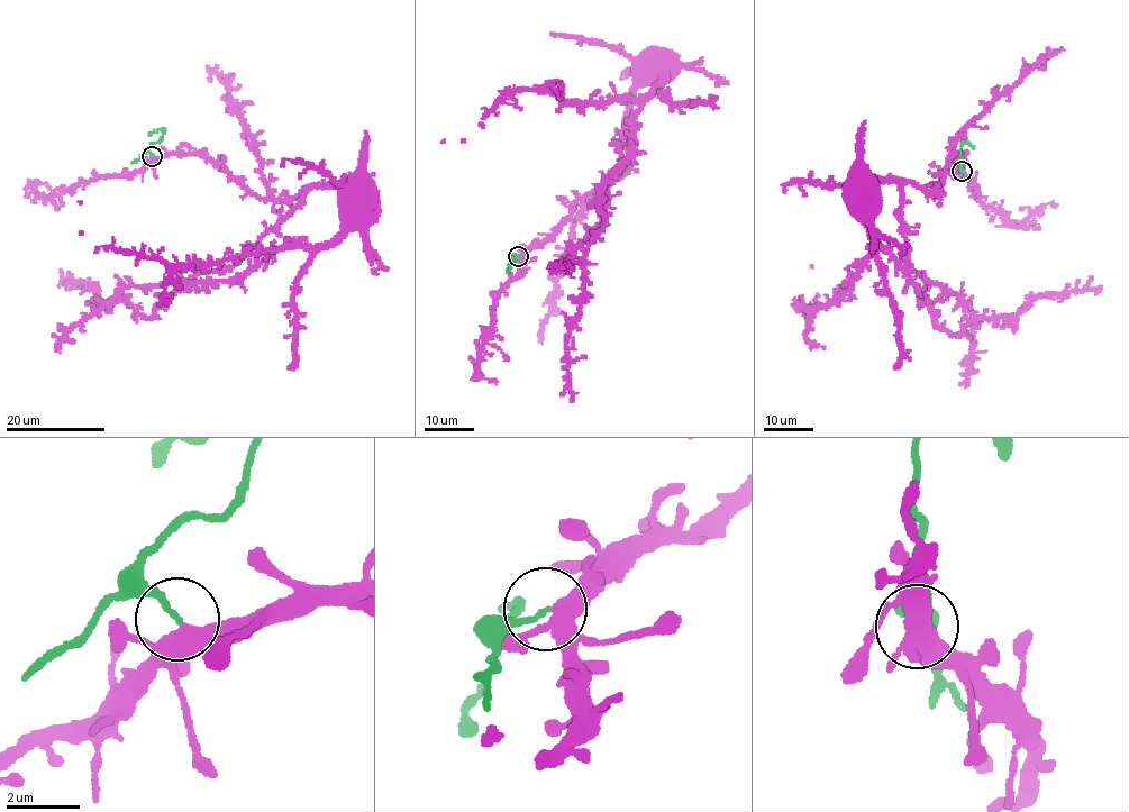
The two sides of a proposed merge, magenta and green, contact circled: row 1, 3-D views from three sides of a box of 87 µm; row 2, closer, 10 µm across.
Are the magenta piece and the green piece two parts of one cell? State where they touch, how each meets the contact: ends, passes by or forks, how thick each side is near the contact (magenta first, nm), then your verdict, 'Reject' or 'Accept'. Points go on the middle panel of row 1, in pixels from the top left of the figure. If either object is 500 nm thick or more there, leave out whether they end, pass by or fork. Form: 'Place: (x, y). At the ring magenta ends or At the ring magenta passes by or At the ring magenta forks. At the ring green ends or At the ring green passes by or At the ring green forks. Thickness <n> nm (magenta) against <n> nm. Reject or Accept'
Place: (518, 256). At the ring magenta forks. At the ring green ends. Thickness 400 nm (magenta) against 170 nm. Reject

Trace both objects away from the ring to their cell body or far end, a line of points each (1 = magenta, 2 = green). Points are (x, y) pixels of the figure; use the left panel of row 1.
1: (153, 156), (197, 153), (265, 199), (281, 200), (334, 182), (354, 185), (363, 195)
2: (153, 156), (147, 148), (161, 139), (163, 133), (152, 131), (148, 136)

